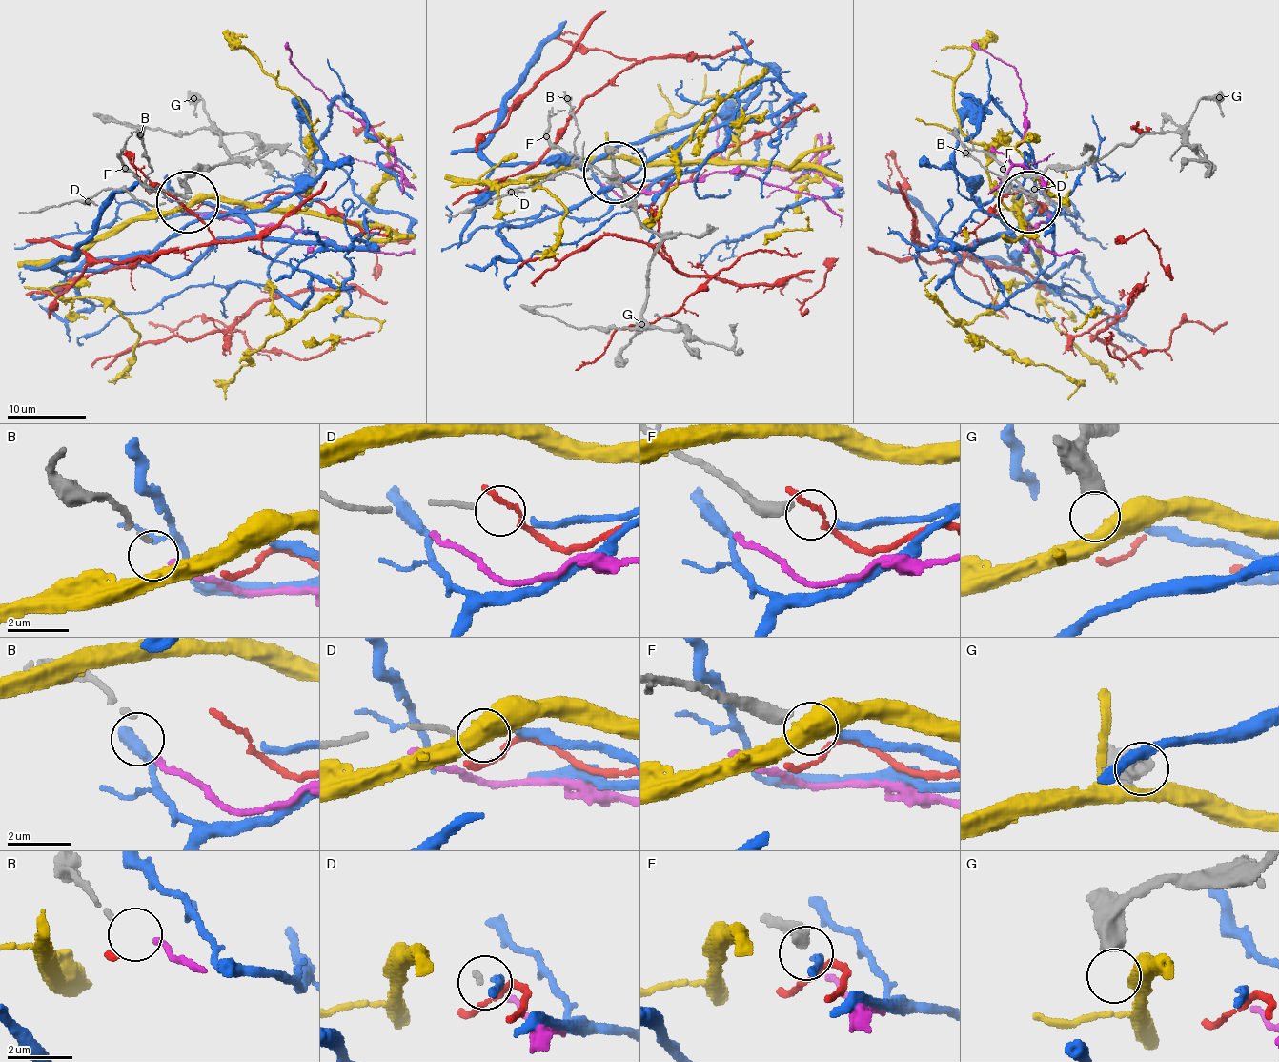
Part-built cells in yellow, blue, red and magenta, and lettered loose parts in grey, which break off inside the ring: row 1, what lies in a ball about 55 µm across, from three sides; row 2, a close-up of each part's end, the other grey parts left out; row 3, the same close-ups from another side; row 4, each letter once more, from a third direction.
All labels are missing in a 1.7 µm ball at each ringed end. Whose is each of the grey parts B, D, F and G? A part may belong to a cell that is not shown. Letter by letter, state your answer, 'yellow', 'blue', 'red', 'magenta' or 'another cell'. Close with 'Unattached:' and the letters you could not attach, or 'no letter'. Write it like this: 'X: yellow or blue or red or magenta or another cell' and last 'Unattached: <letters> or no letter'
B: magenta
D: another cell
F: blue
G: yellow
Unattached: D

